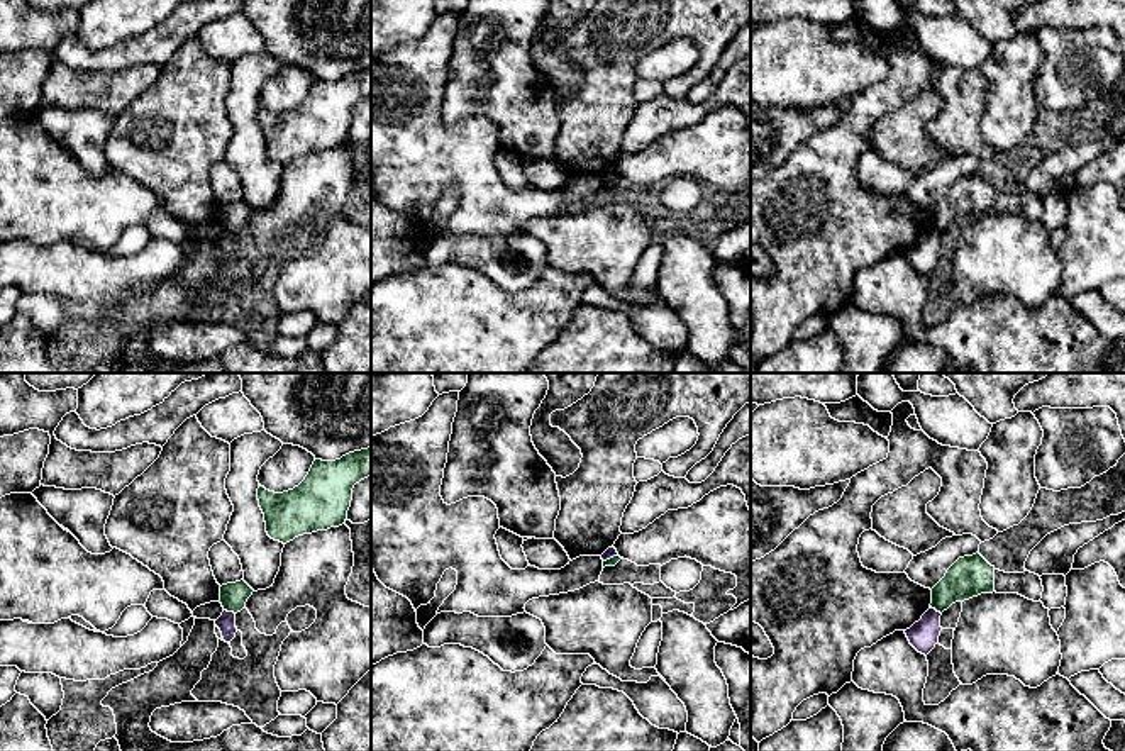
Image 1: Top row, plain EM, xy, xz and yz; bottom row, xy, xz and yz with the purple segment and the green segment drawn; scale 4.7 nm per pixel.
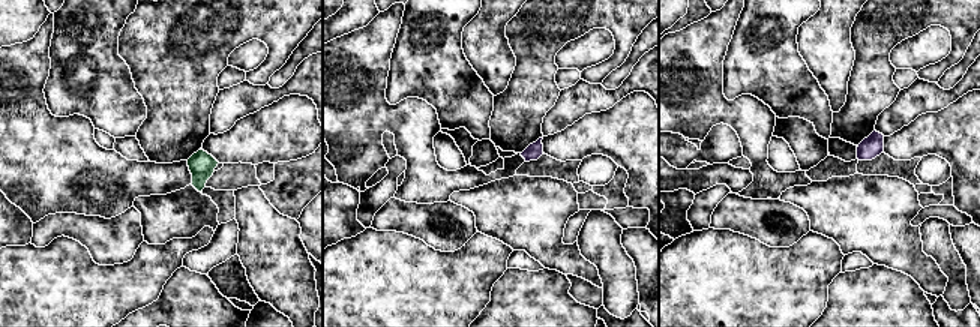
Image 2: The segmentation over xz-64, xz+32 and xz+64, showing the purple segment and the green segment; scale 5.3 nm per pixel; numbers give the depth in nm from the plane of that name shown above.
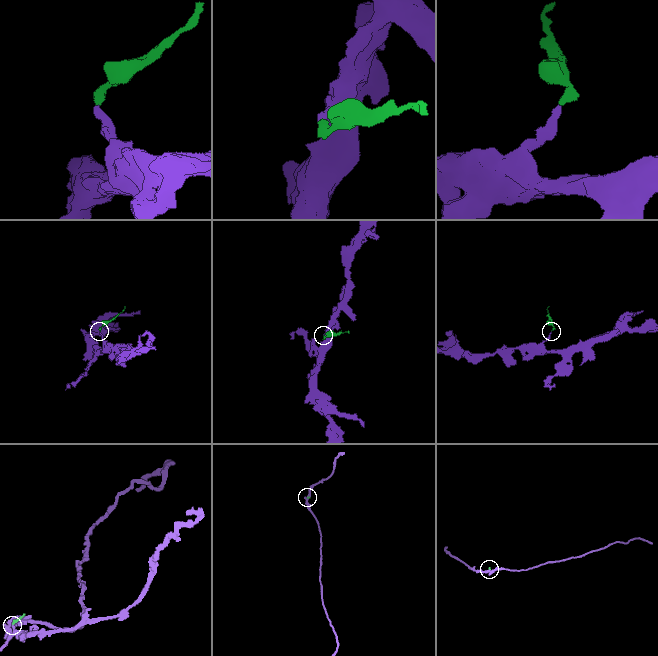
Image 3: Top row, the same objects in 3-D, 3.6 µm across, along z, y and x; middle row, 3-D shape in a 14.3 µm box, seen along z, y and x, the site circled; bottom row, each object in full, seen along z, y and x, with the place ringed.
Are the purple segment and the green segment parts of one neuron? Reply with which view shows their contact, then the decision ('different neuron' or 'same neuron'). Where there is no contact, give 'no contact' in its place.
xy | different neuron

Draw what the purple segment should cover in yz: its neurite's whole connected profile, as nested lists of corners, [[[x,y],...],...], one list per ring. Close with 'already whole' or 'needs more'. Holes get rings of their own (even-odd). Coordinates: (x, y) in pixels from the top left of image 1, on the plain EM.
[[[928,229],[918,242],[915,242],[910,249],[905,251],[910,264],[922,275],[928,275],[940,256],[940,232],[935,229]]] | already whole

